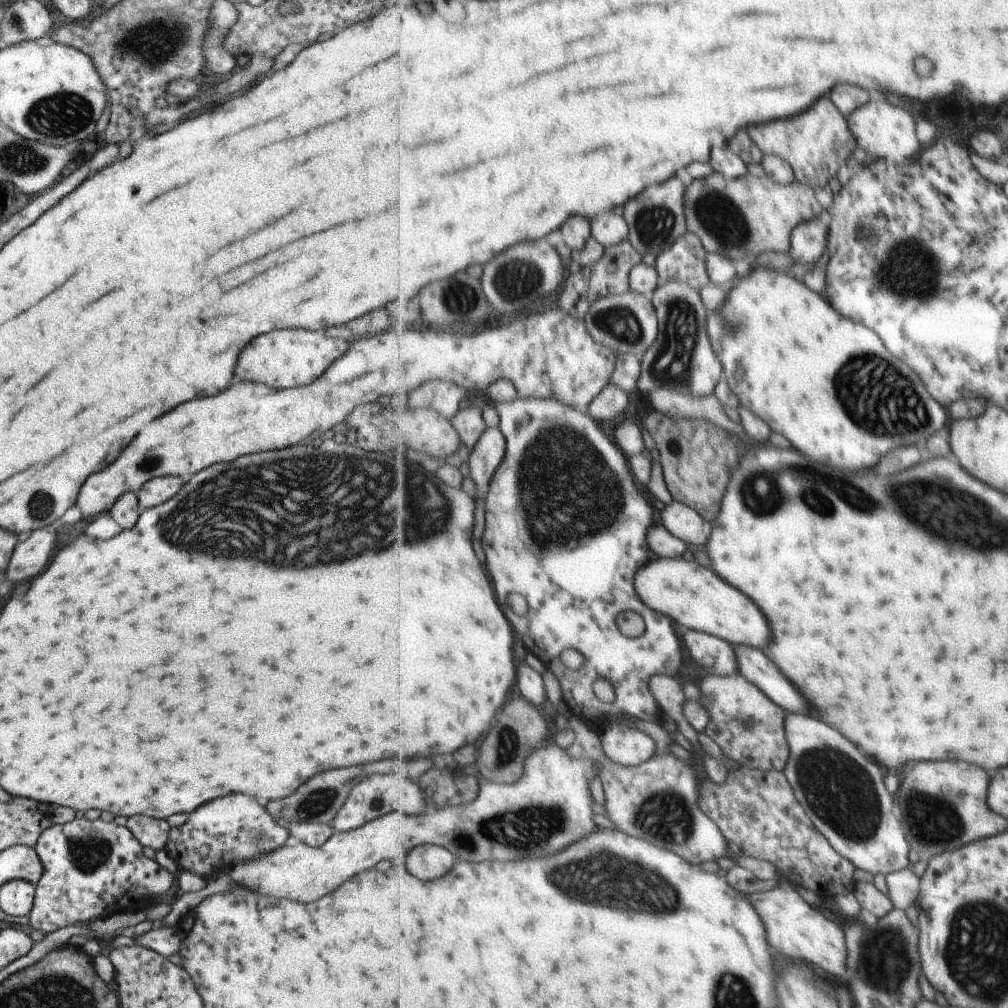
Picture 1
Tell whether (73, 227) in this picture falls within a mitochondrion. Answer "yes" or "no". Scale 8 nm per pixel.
no

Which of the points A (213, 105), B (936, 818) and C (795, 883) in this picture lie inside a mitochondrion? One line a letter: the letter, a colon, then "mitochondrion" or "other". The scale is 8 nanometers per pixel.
A: other
B: mitochondrion
C: other

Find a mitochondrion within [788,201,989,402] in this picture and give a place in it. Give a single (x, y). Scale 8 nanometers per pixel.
(906, 271)

